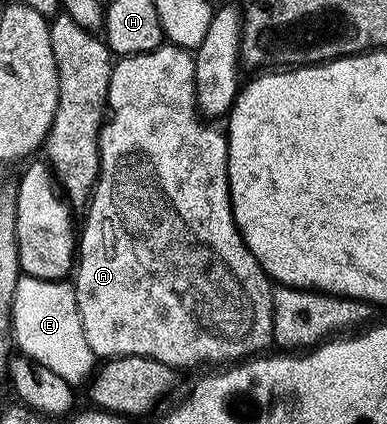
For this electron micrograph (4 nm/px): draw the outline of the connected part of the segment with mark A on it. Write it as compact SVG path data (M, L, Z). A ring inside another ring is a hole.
M168 42L147 54L122 56L114 63L107 115L101 125L99 154L101 155L101 173L97 175L97 185L84 209L85 225L79 228L79 251L75 256L75 295L77 309L94 357L112 358L115 356L146 356L155 358L164 364L170 364L174 370L189 368L192 364L205 366L228 366L234 362L248 360L266 351L273 344L271 326L271 298L274 285L269 276L259 266L255 254L243 242L241 232L233 217L231 194L229 193L229 138L224 131L216 128L216 123L202 117L197 110L197 87L195 86L194 53L187 48L178 48Z

